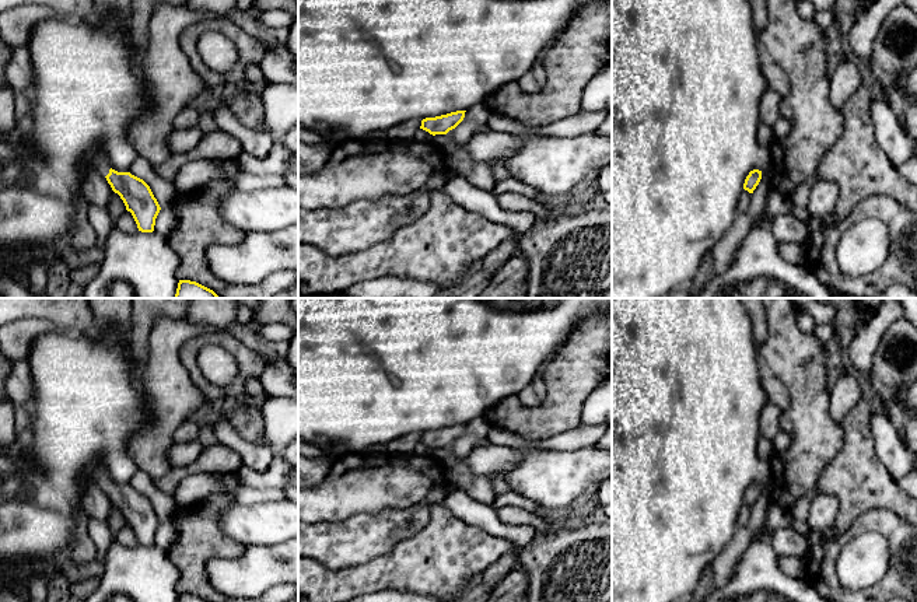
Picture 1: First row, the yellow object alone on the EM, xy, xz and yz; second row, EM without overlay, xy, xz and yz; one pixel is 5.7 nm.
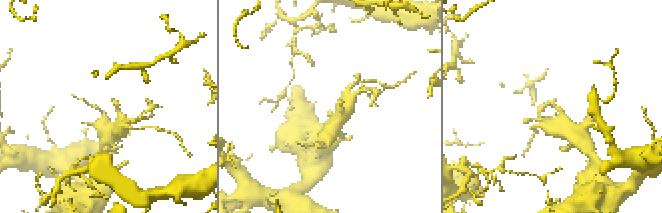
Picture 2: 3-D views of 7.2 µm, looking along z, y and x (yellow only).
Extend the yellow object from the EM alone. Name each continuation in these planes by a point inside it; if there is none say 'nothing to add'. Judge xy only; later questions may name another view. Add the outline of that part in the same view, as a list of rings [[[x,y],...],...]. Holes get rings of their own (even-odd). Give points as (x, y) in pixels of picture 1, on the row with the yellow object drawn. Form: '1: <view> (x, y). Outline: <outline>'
1: xy (100, 164). Outline: [[[101,153],[95,154],[92,158],[92,169],[98,174],[106,176],[109,174],[109,164],[106,162],[106,157]]]

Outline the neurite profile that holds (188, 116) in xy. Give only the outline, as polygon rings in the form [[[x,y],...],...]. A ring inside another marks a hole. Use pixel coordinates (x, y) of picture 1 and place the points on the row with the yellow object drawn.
[[[190,104],[178,111],[172,122],[174,129],[185,129],[199,126],[200,109],[197,104]]]

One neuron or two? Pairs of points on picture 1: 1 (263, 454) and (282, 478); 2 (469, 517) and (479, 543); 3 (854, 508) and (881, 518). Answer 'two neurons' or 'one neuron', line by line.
1: two neurons
2: two neurons
3: two neurons

